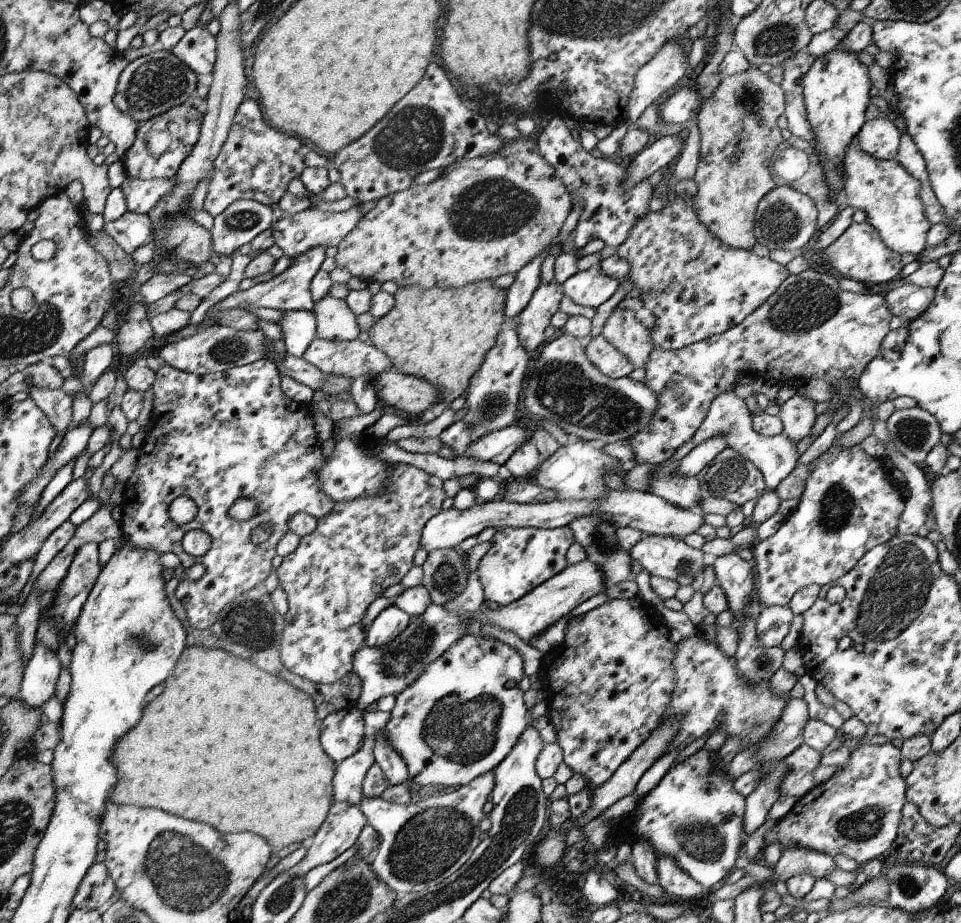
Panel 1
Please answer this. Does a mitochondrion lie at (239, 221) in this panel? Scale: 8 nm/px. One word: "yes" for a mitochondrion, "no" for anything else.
yes

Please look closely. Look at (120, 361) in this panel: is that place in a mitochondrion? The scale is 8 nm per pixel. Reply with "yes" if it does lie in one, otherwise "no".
no

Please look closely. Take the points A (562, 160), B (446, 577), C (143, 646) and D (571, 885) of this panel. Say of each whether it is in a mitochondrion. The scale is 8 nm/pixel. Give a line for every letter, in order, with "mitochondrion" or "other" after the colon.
A: other
B: mitochondrion
C: mitochondrion
D: other

